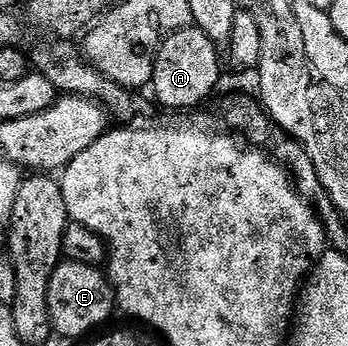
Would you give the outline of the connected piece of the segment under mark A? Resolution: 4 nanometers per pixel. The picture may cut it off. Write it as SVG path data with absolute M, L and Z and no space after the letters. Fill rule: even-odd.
M187 27L170 34L158 48L158 57L154 60L152 90L155 99L170 109L178 109L174 111L188 111L192 105L208 100L222 73L218 53L219 46L200 28Z

